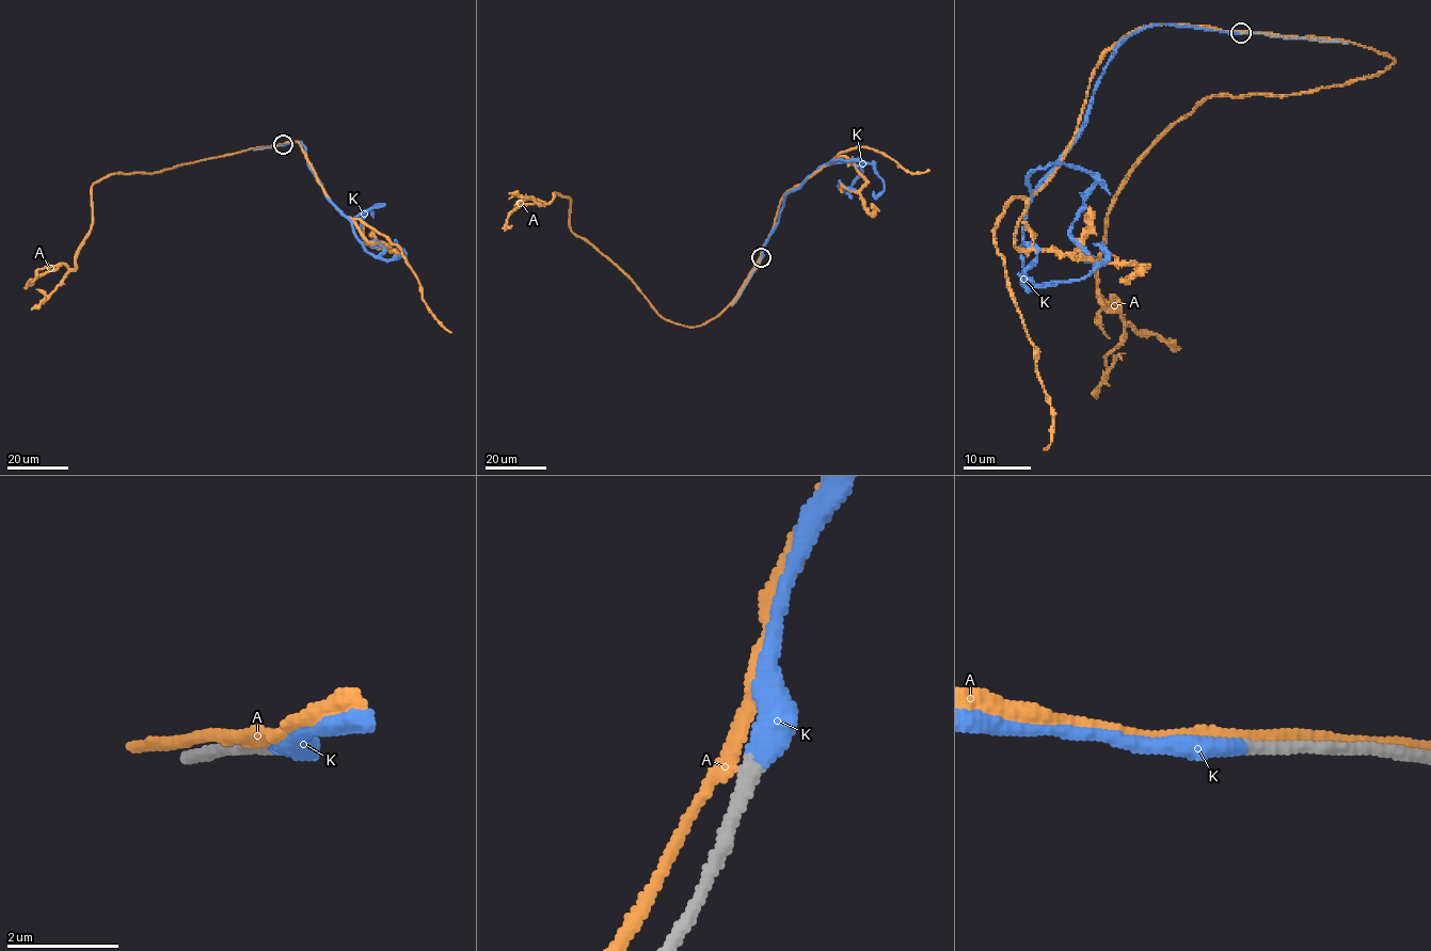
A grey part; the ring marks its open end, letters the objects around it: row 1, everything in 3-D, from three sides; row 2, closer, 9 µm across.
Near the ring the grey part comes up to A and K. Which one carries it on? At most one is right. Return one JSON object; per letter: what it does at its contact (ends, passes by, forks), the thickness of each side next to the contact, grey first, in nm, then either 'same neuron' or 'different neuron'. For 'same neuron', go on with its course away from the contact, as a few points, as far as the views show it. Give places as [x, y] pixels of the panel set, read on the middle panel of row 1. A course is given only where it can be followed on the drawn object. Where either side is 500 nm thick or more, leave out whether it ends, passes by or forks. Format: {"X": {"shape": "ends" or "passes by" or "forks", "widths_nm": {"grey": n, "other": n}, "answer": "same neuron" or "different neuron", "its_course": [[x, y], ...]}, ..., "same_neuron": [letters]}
{"A": {"shape": "passes by", "widths_nm": {"grey": 280, "other": 200}, "answer": "different neuron"}, "K": {"shape": "ends", "widths_nm": {"grey": 280, "other": 400}, "answer": "same neuron", "its_course": [[761, 258], [786, 193], [822, 165], [856, 163], [861, 171], [851, 189], [845, 192], [839, 185], [856, 190]]}, "same_neuron": ["K"]}

